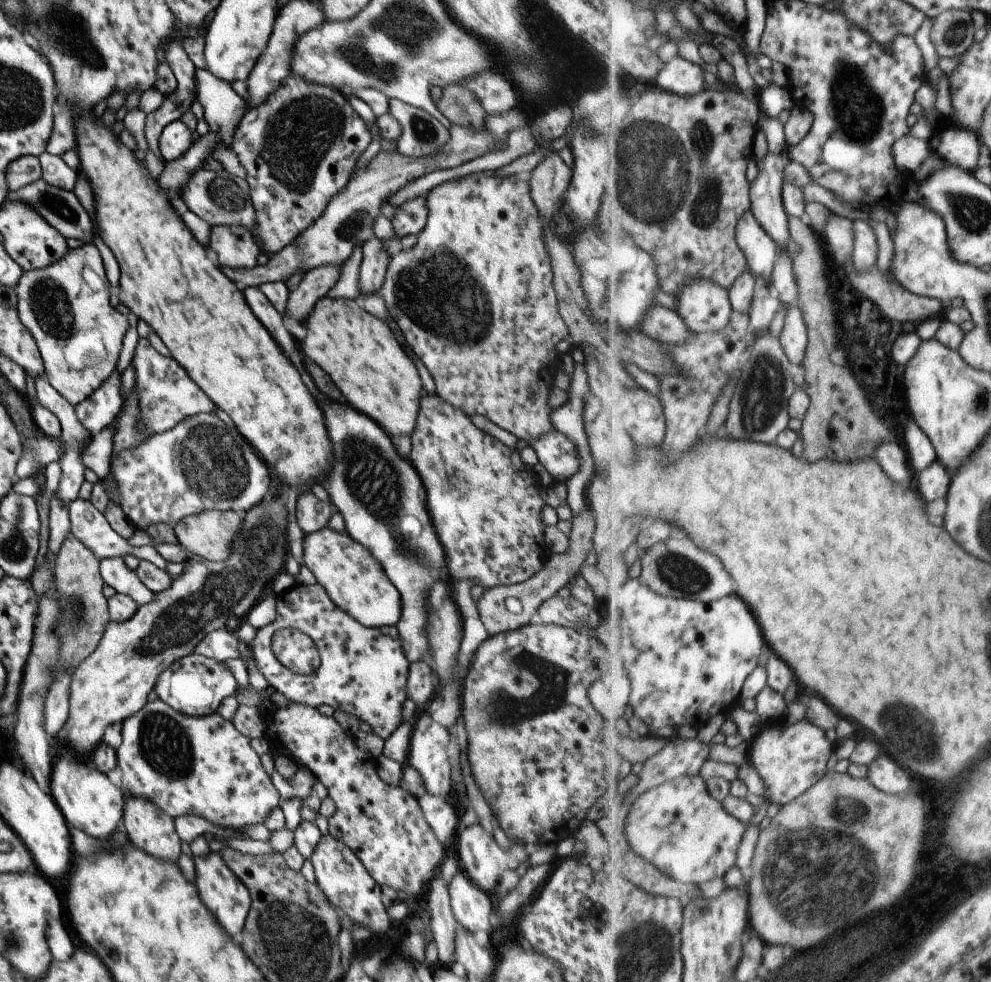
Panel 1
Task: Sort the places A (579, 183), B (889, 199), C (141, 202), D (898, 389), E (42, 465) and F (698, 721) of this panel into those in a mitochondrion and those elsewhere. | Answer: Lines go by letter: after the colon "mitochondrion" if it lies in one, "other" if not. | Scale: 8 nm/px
A: other
B: other
C: other
D: other
E: other
F: other

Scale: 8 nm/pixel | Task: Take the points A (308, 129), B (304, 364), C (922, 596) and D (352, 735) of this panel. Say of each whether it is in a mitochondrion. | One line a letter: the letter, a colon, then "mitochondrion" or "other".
A: mitochondrion
B: other
C: other
D: other

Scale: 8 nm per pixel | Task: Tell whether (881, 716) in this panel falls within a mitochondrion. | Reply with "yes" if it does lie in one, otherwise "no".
yes

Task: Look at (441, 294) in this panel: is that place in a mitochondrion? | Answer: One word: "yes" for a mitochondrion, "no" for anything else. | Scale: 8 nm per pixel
yes

